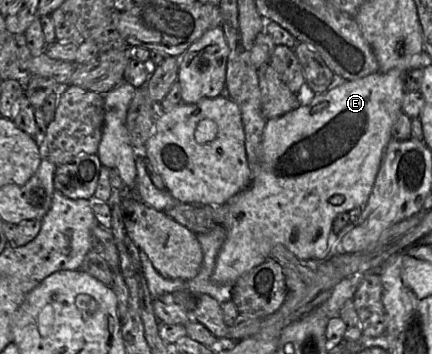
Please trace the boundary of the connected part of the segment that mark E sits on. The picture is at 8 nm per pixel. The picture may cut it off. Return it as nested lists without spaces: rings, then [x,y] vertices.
[[[395,68],[387,72],[378,71],[360,79],[345,80],[343,82],[336,82],[336,75],[334,74],[333,86],[323,93],[316,94],[308,105],[300,105],[298,108],[282,116],[266,121],[259,148],[259,161],[253,165],[251,182],[245,190],[228,201],[231,205],[223,225],[227,230],[227,237],[217,257],[215,270],[212,275],[212,280],[215,283],[232,285],[233,287],[234,283],[242,275],[271,257],[272,248],[278,243],[284,245],[297,259],[305,263],[319,263],[329,257],[333,251],[331,250],[332,244],[329,243],[328,237],[332,231],[332,224],[335,218],[339,214],[348,213],[354,208],[363,208],[369,198],[385,149],[392,139],[392,126],[402,112],[402,101],[406,93],[404,80],[407,72],[408,70]]]

